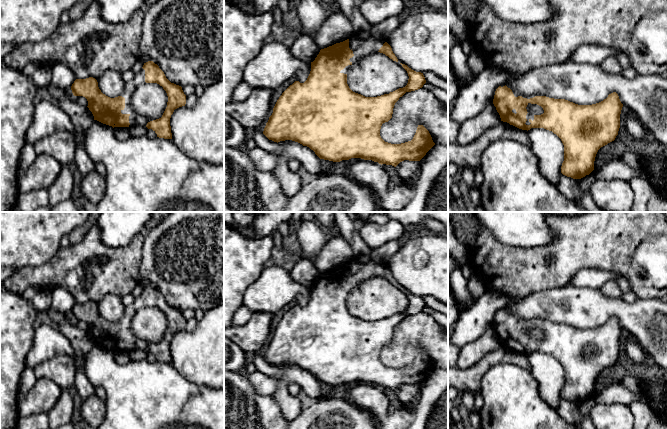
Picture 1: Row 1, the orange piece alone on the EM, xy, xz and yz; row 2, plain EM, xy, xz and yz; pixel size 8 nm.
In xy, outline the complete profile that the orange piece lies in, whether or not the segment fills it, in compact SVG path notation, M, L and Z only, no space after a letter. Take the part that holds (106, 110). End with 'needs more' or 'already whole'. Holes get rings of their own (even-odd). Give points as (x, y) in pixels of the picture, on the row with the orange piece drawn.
M153 61L144 63L131 81L125 82L122 94L110 98L103 94L95 78L76 79L71 86L74 96L83 96L88 101L88 108L97 120L114 127L146 126L159 138L172 139L170 118L174 110L185 106L186 95L182 87L171 83L164 72ZM144 83L157 83L168 96L167 107L161 118L152 120L136 113L131 107L131 97L136 88Z; needs more

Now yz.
M505 84L496 89L493 104L503 122L522 130L544 128L556 134L564 145L561 173L573 179L581 179L589 175L594 170L594 161L598 150L615 140L620 128L620 114L623 107L616 92L609 94L599 103L578 105L565 99L546 96L523 98ZM529 103L541 106L544 113L541 115L529 114L526 109Z; needs more

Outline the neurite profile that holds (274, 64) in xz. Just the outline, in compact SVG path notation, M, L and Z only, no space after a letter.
M265 42L259 54L245 67L243 81L253 90L275 90L298 71L309 76L311 63L294 58L287 43Z

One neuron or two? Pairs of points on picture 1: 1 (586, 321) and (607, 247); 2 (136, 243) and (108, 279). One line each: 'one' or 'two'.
1: two
2: one

